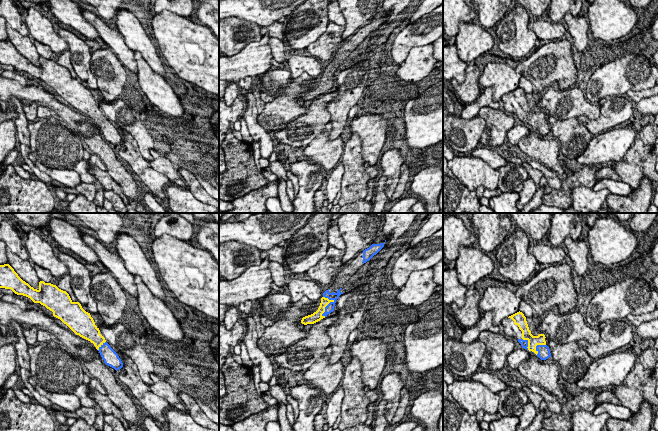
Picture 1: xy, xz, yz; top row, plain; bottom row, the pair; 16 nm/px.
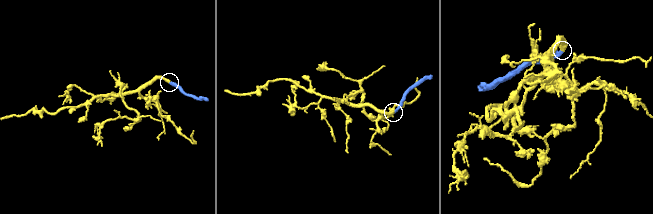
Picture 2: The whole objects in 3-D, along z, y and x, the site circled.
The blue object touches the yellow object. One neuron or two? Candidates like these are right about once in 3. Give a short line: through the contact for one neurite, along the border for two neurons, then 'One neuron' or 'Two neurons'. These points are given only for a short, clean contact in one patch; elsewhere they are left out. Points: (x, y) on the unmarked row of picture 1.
One neuron

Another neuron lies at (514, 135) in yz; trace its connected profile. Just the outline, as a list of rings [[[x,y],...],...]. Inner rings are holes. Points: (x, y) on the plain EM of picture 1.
[[[524,124],[514,125],[512,129],[507,132],[508,140],[512,145],[518,145],[518,142],[529,133],[530,127]]]

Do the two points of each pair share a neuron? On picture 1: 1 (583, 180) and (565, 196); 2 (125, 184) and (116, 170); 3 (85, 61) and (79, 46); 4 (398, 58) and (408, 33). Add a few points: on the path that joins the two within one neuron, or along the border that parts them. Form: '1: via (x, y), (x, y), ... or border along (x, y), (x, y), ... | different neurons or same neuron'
1: via (577, 180), (566, 190) | same neuron
2: via (125, 181), (118, 173) | same neuron
3: via (82, 57), (82, 53), (79, 50) | same neuron
4: via (399, 52), (401, 45), (407, 39) | same neuron

